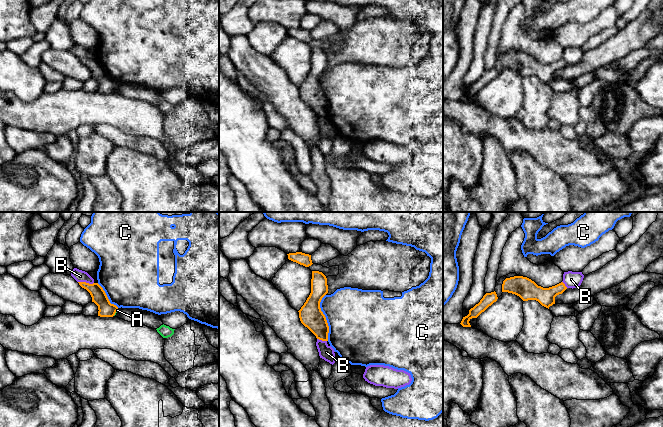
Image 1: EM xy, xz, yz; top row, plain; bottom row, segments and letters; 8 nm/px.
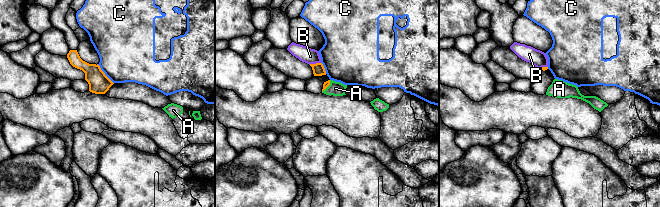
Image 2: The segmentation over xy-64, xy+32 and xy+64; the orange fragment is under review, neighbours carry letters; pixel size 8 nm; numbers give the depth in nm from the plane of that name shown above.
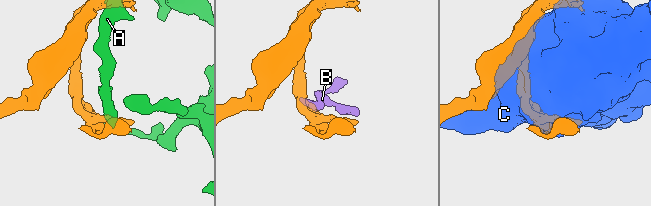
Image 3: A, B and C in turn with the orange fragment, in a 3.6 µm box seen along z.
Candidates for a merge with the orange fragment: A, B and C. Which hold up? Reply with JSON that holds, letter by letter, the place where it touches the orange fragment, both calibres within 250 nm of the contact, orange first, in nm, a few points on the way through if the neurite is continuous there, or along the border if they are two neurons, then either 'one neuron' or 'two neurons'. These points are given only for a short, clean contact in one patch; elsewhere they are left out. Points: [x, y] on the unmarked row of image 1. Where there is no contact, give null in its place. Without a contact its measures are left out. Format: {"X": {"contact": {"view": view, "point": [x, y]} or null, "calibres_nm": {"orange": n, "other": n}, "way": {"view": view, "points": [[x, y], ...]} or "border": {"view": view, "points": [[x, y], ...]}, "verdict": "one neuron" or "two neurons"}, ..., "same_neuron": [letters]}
{"A": {"contact": {"view": "xy", "point": [115, 88]}, "calibres_nm": {"orange": 120, "other": 20}, "verdict": "two neurons"}, "B": {"contact": {"view": "xy", "point": [86, 59]}, "calibres_nm": {"orange": 120, "other": 100}, "border": {"view": "xy", "points": [[78, 57], [93, 59]]}, "verdict": "two neurons"}, "C": {"contact": {"view": "xz", "point": [325, 93]}, "calibres_nm": {"orange": 190, "other": 460}, "verdict": "two neurons"}, "same_neuron": []}

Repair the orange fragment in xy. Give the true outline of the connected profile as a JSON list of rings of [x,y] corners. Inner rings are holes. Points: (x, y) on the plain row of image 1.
[[[78,59],[82,64],[86,65],[90,69],[92,73],[92,78],[94,78],[98,82],[98,92],[113,93],[115,91],[118,83],[110,79],[105,67],[98,59]]]

